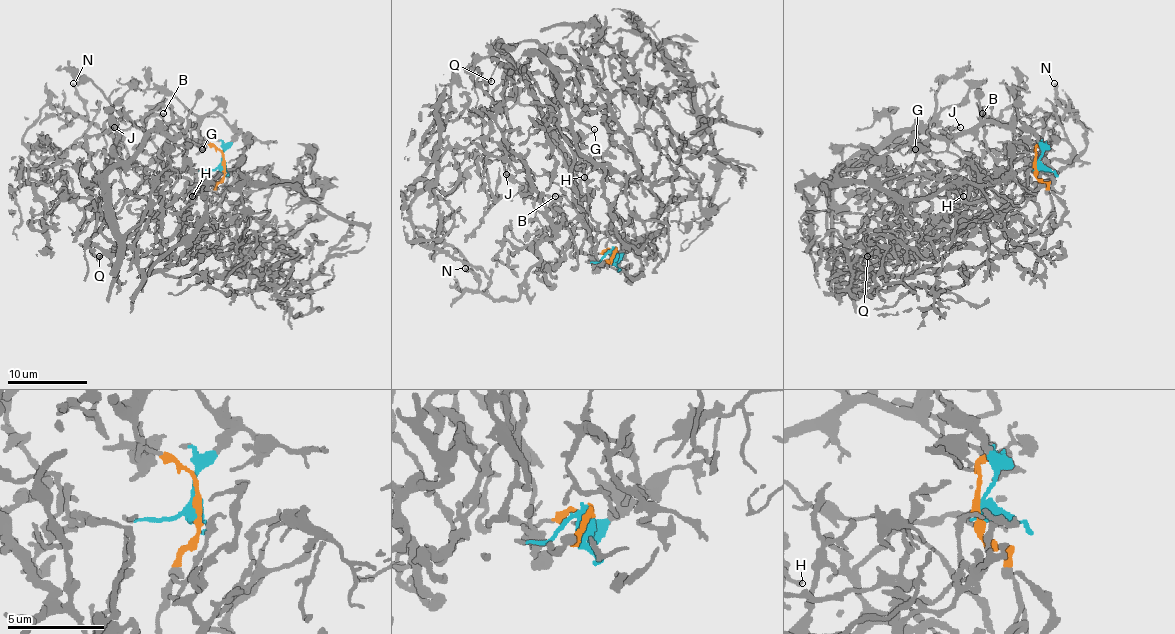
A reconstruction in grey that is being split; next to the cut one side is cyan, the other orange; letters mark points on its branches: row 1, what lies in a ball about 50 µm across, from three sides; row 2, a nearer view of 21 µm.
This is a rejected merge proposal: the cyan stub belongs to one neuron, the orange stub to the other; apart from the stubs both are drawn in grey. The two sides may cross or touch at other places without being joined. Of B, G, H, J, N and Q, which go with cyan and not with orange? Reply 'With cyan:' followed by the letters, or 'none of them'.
With cyan: G, J

